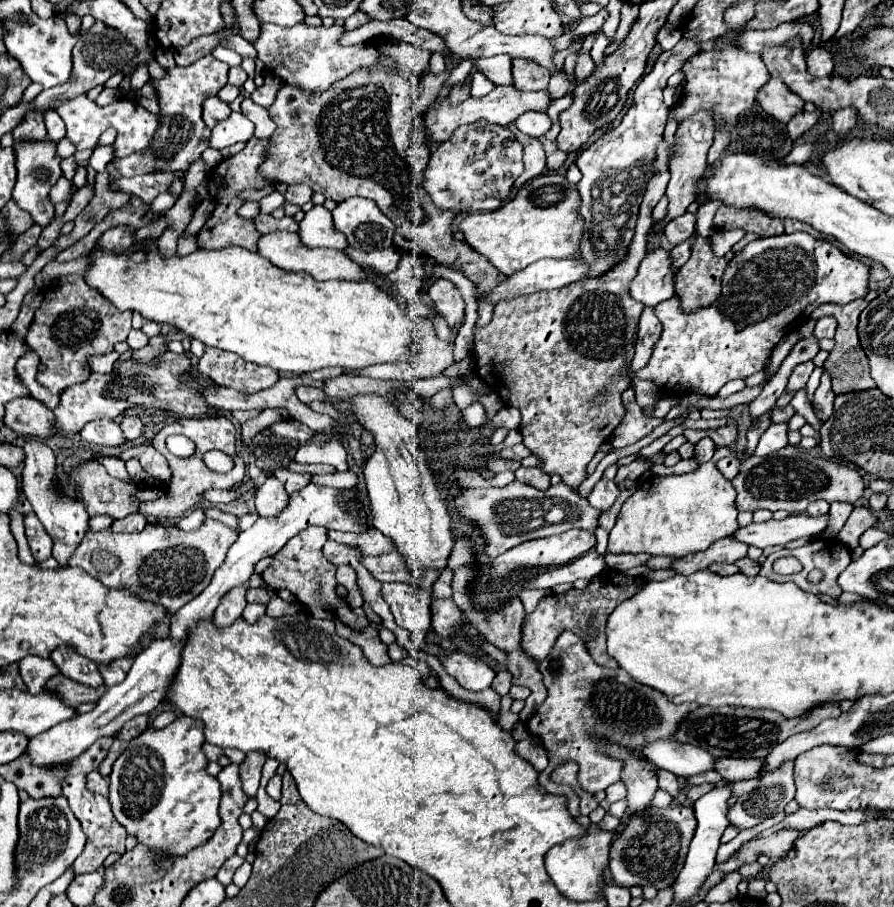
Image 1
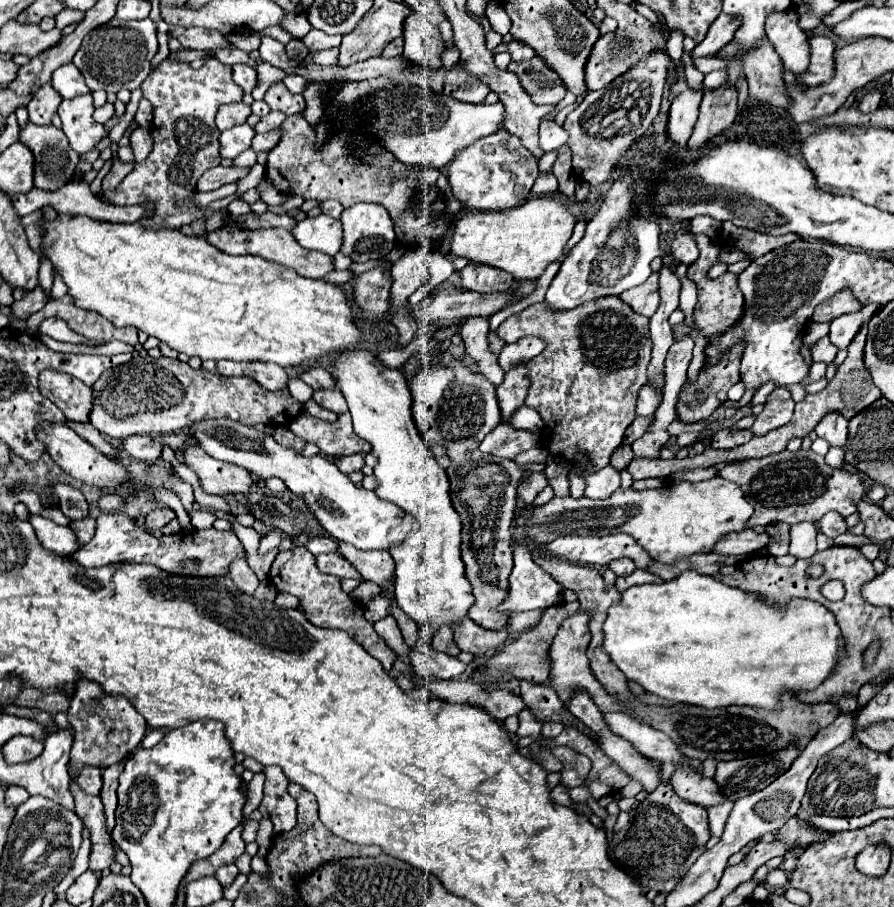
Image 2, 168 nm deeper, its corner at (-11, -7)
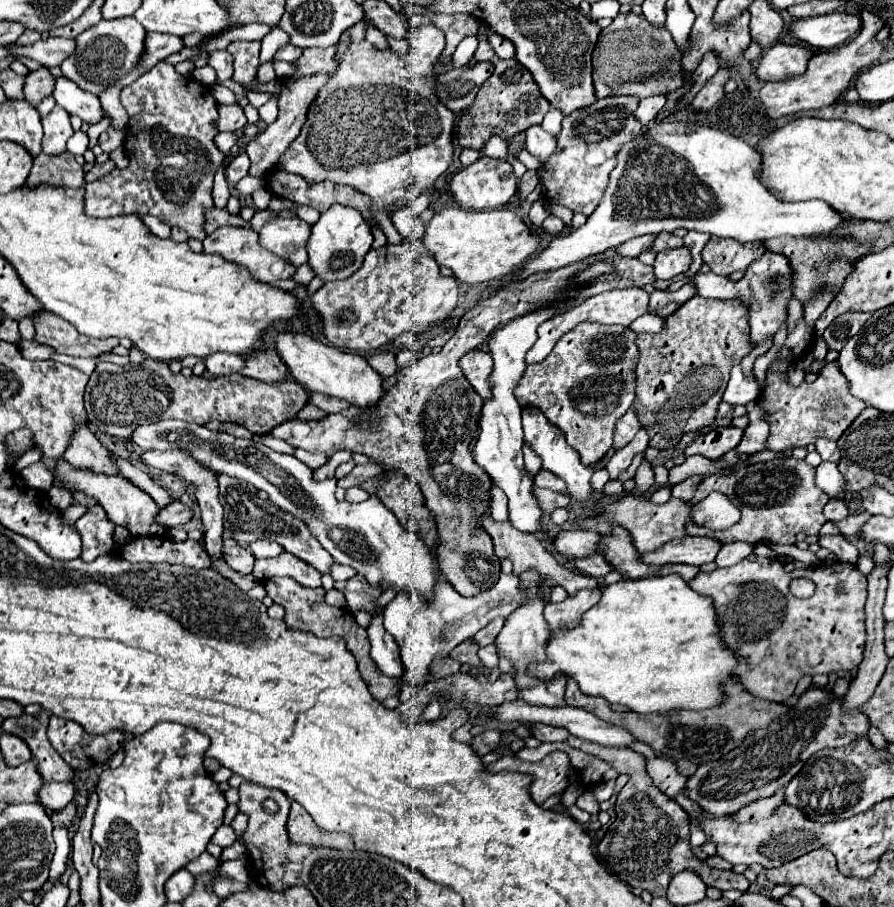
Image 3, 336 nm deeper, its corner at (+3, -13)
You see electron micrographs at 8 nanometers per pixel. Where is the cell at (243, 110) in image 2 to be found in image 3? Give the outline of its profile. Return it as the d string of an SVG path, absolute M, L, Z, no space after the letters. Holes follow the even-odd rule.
M238 104L218 106L218 112L220 112L220 116L214 122L214 126L220 132L236 132L236 130L242 130L246 126L246 116Z

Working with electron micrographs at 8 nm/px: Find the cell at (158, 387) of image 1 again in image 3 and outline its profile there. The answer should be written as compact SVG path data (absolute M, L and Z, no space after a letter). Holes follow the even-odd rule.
M146 358L142 364L116 366L100 362L90 374L84 408L88 424L108 436L128 440L138 426L160 420L186 420L196 424L208 422L242 422L254 434L270 434L278 424L296 418L300 408L308 402L308 392L294 380L266 384L242 374L230 378L202 378L182 376L170 372L162 360Z

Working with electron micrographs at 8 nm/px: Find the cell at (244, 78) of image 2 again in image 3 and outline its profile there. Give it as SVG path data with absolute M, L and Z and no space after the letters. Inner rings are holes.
M228 50L212 52L208 56L208 64L216 70L218 82L224 82L224 80L232 78L232 74L234 74L234 70L232 70L232 58L230 58L230 52Z

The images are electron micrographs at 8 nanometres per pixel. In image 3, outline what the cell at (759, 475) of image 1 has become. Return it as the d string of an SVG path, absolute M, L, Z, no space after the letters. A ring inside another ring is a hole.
M794 456L750 464L746 468L740 468L732 476L712 474L698 486L692 502L706 498L712 490L722 490L724 494L732 494L732 498L736 498L736 506L740 508L742 518L730 530L708 532L708 534L704 534L702 528L690 522L688 534L718 538L724 544L736 542L736 540L746 540L752 544L758 544L762 540L774 542L774 544L794 544L794 536L798 532L804 532L806 536L816 536L820 528L826 524L826 516L822 508L826 506L828 496L814 484L814 474L816 472L812 466L808 466L804 460L796 460Z

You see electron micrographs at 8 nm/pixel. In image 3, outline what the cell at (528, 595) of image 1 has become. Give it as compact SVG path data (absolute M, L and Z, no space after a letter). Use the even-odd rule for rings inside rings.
M496 618L496 620L492 620L486 628L482 628L482 630L474 636L474 640L476 640L480 646L488 646L488 644L494 642L494 638L496 638L496 634L502 630L502 626L504 626L504 618Z

